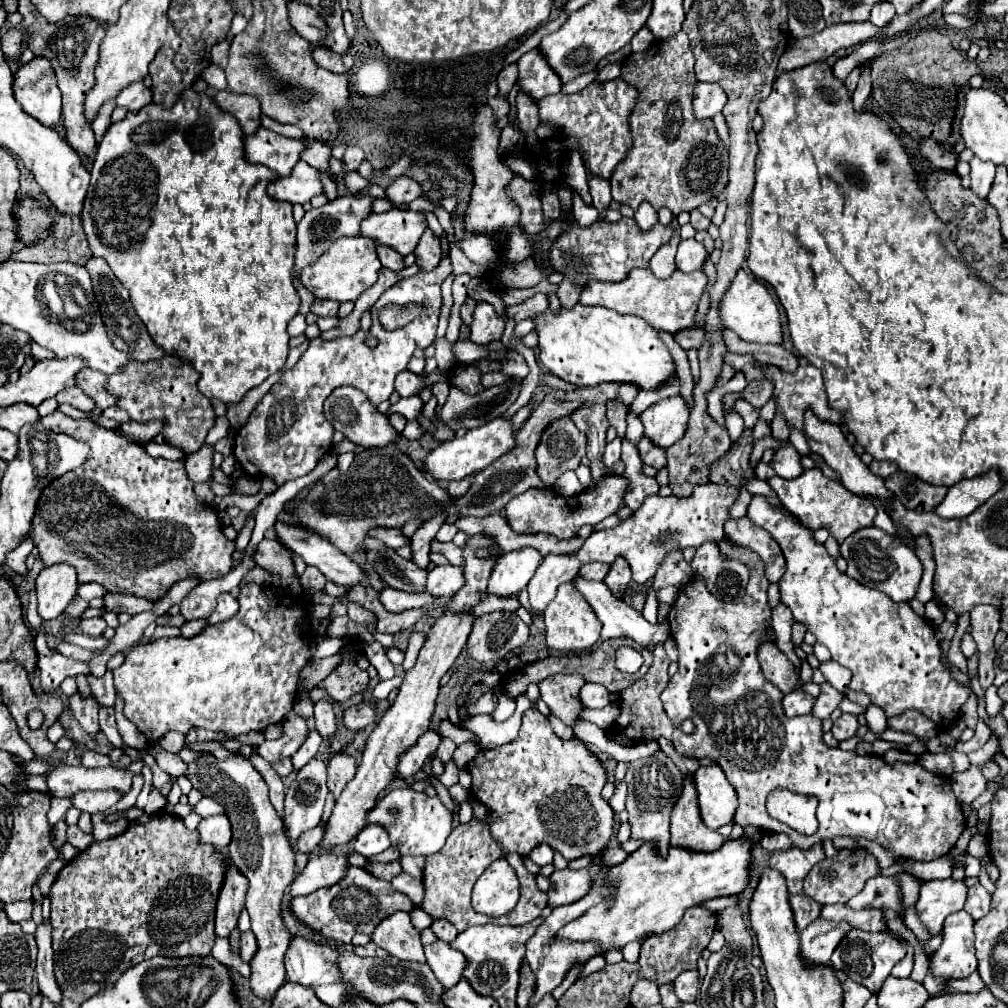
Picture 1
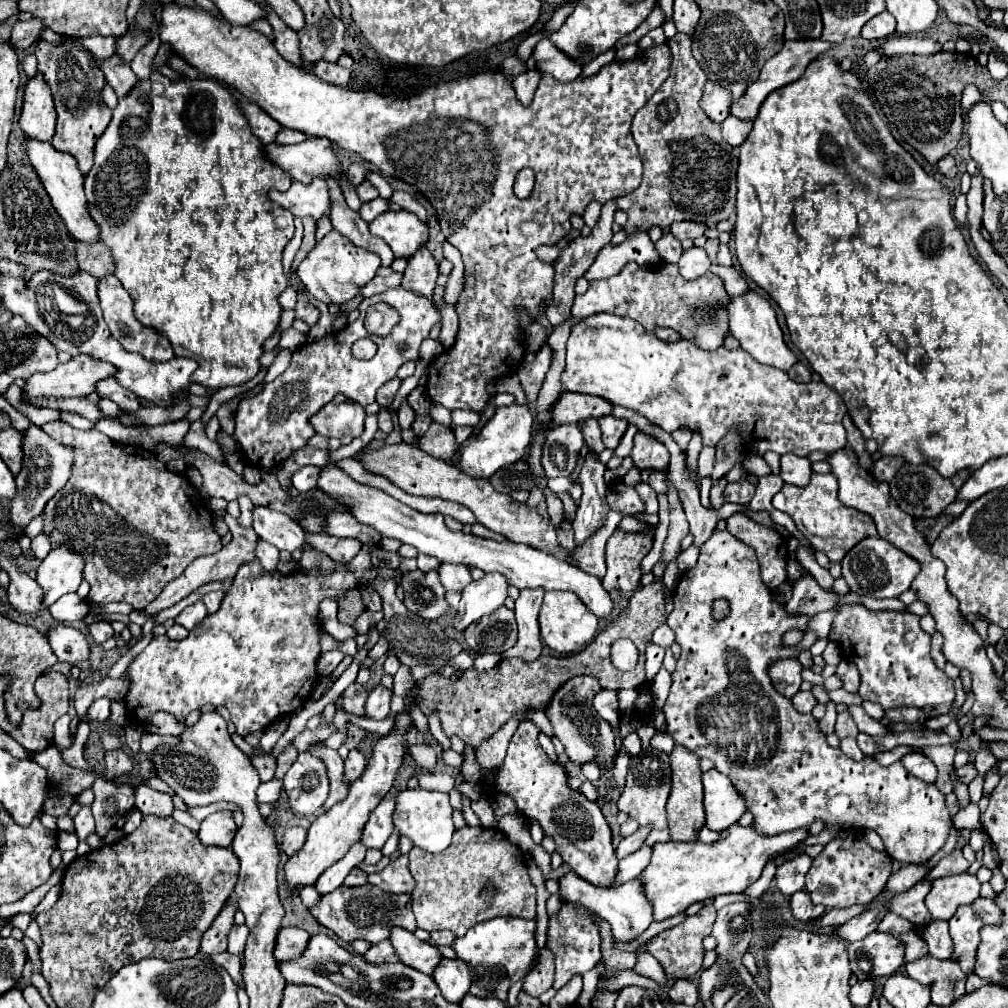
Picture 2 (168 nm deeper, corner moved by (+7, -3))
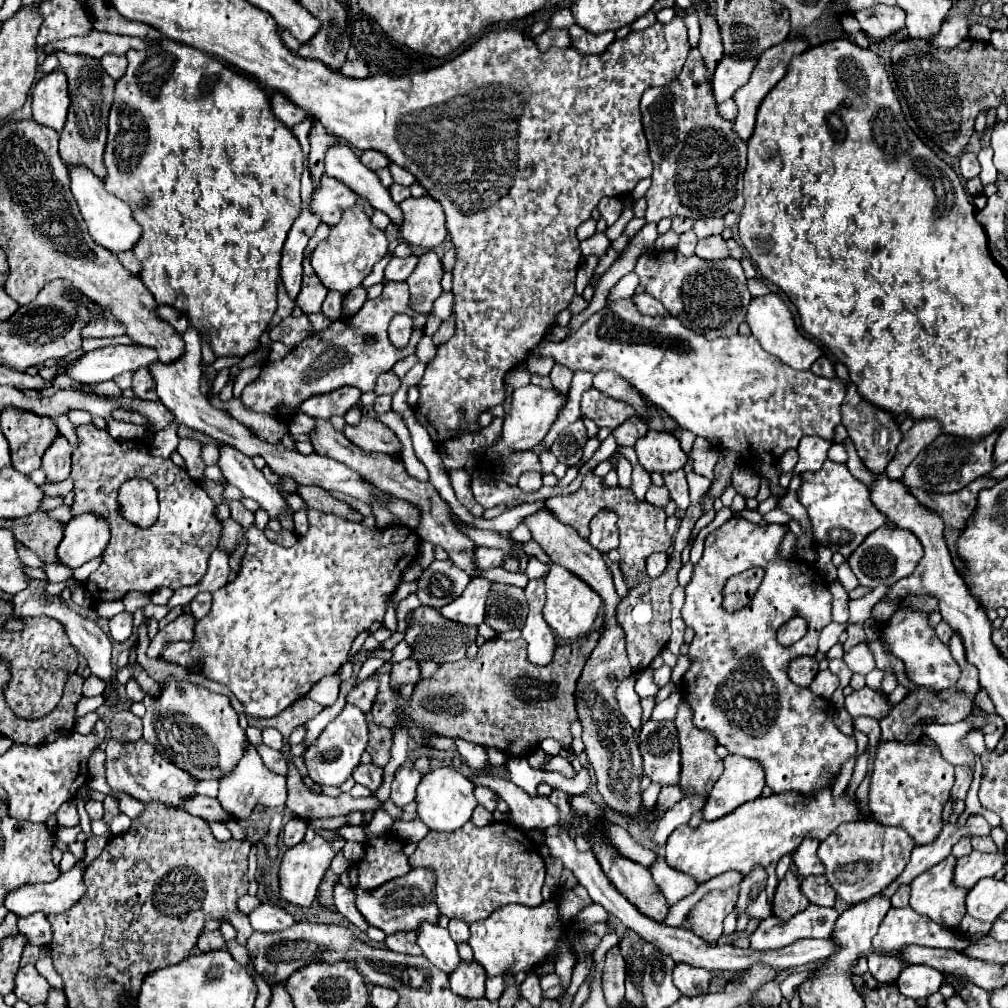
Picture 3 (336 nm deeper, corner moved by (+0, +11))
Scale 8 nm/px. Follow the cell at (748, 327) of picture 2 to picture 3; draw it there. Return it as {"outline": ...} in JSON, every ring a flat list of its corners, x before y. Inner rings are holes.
{"outline":[[768,293,768,295,762,295,762,297,752,297,750,305,748,305,748,311,746,311,746,323,752,331,752,335,760,341,760,345,780,357,786,365,790,365,792,369,798,369,798,371,808,371,810,365,820,357,820,347,814,345,812,341,804,339,798,331,796,331,796,325,794,325,794,319,792,319,792,313,788,309,788,305,776,295,776,293]]}

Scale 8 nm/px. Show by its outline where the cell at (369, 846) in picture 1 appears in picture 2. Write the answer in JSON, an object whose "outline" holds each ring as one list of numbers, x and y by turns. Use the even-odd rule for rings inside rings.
{"outline":[[389,793,369,815,369,821,363,829,363,837,361,841,371,849,377,847,381,849,385,845,385,841,389,839,389,835,393,833,393,813,395,813,395,803,397,797,395,793]]}

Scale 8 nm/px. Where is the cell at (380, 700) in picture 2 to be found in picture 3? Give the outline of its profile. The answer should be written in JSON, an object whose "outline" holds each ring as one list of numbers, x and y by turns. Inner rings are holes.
{"outline":[[404,659,400,663,394,663,392,665,392,673,390,673,390,687,394,693,400,691,402,683,410,683,414,685,418,681,418,663,414,659]]}

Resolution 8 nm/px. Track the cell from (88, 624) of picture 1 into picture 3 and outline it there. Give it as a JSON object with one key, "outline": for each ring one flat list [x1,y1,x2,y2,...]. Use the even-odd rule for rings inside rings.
{"outline":[[120,613,110,619,110,635,114,641,126,641,132,635,132,613]]}

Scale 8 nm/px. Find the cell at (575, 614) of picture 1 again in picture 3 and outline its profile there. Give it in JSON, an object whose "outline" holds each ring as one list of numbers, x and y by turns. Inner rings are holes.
{"outline":[[531,540,526,543,518,543,518,549,522,547,527,555,536,556,538,560,550,565,550,573,546,575,546,605,544,605,544,619,546,623,552,627,552,631,564,639,564,641,574,641,578,637,584,637,586,633,590,633,592,623,602,607,602,599,600,595,586,585,584,581,580,581,580,577,576,577,574,573,568,573,568,569,560,567,560,565,551,561,546,553,542,550,536,541]]}

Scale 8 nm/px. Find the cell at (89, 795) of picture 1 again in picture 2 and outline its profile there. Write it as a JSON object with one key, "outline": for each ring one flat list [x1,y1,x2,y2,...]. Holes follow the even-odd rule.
{"outline":[[83,807,77,815,75,815,75,833,79,837,79,851,85,849,85,837,91,835,95,831,95,819,91,815,91,807]]}

